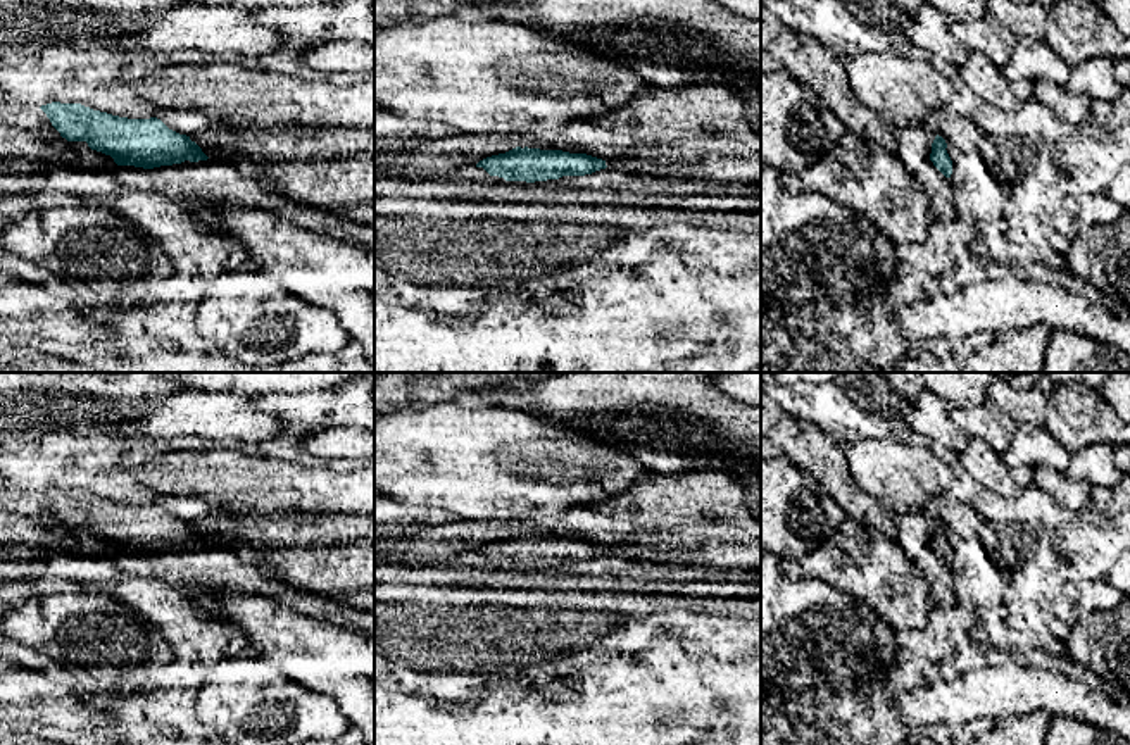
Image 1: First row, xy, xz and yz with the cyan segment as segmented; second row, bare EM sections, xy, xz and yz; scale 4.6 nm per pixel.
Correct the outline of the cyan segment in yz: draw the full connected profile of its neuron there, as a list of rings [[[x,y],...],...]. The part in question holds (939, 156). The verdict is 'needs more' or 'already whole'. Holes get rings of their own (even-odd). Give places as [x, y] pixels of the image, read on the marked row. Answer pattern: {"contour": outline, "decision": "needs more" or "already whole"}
{"contour": [[[939,135],[932,143],[932,153],[928,157],[923,157],[907,147],[897,148],[897,157],[920,181],[930,200],[932,219],[940,222],[951,222],[959,216],[954,205],[954,188],[949,181],[952,174],[952,160],[945,148],[947,143]]], "decision": "needs more"}

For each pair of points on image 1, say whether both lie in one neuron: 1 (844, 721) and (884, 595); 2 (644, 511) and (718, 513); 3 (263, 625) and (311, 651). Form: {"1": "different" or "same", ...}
{"1": "different", "2": "same", "3": "same"}

